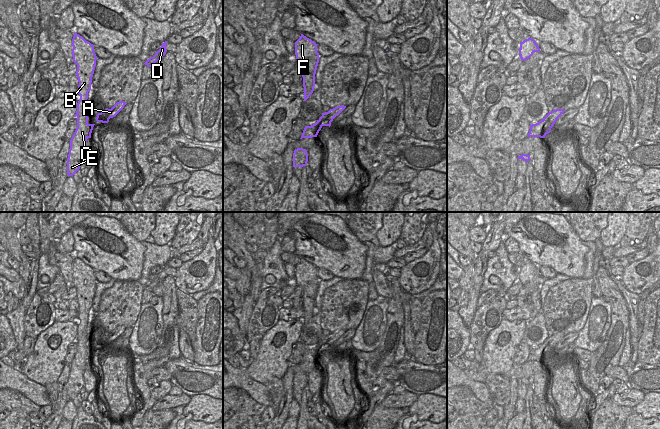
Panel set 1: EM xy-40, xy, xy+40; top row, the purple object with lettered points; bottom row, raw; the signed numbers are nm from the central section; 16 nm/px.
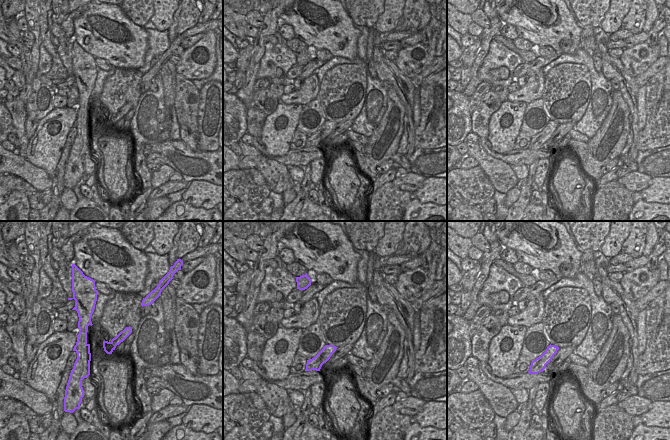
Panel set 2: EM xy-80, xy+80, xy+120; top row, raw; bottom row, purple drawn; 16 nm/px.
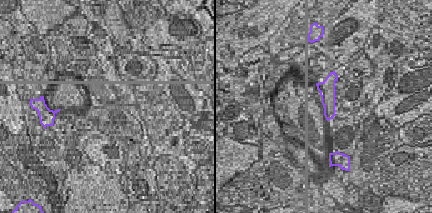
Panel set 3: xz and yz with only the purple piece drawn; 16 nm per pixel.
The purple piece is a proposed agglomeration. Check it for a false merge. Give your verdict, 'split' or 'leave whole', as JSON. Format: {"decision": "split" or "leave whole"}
{"decision": "split"}

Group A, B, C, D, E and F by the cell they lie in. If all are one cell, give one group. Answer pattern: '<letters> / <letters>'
A D / B C E F

